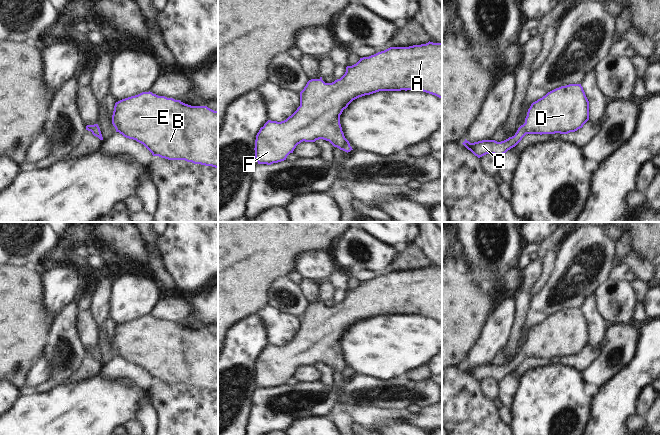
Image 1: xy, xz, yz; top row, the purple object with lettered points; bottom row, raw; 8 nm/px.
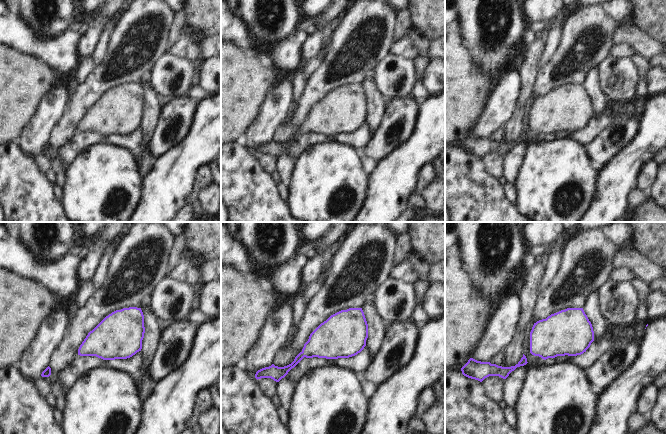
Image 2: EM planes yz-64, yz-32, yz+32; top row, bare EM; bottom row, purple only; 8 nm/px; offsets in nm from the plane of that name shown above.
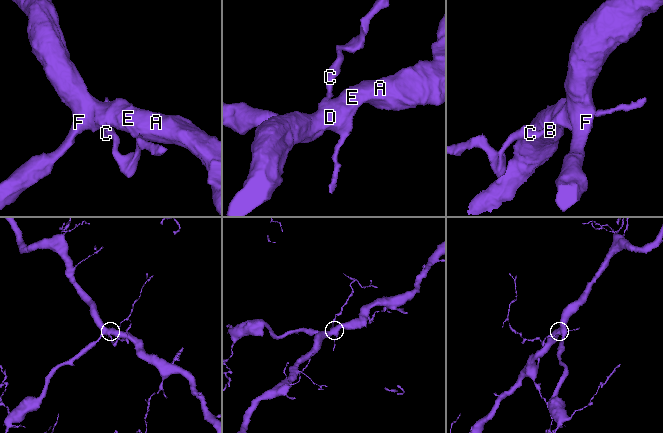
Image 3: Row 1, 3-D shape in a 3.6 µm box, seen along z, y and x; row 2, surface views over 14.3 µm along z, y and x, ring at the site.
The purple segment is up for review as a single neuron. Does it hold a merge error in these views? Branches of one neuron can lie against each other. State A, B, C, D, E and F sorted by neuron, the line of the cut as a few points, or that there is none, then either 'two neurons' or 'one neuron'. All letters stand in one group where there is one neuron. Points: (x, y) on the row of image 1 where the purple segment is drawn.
groups A B C D E F; cut none; one neuron

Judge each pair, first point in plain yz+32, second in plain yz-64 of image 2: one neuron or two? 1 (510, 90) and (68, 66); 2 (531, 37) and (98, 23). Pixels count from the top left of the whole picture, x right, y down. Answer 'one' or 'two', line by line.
1: two
2: two

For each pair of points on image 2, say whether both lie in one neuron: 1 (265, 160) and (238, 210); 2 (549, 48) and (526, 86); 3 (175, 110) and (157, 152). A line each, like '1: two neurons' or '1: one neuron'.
1: two neurons
2: two neurons
3: one neuron

